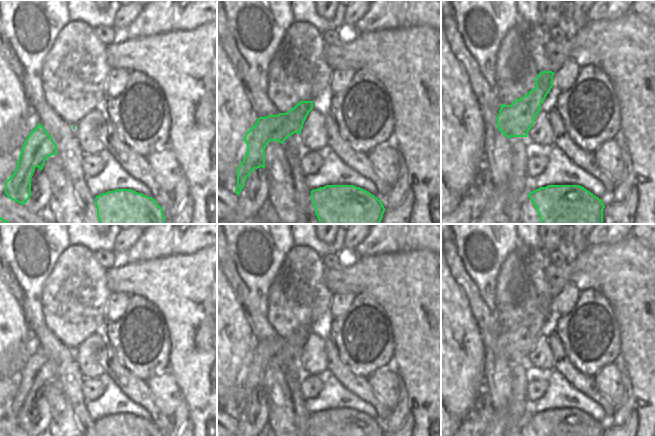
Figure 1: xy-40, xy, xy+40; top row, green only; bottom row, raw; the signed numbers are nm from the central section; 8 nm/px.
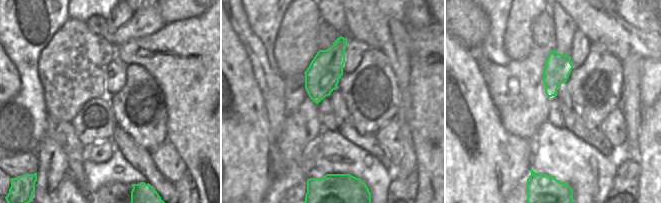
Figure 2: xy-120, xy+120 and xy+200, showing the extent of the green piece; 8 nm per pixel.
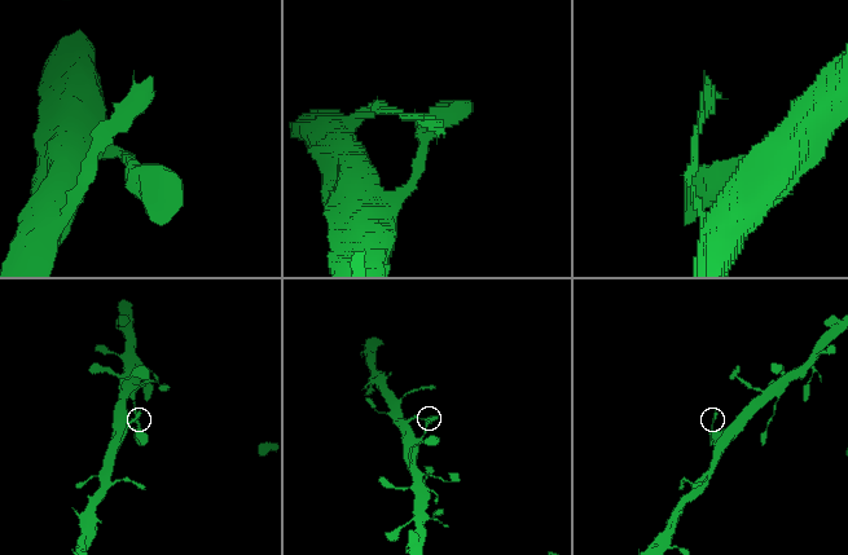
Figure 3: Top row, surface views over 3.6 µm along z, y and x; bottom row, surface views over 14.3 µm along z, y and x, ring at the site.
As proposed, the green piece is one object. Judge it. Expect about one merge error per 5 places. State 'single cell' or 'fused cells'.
single cell

